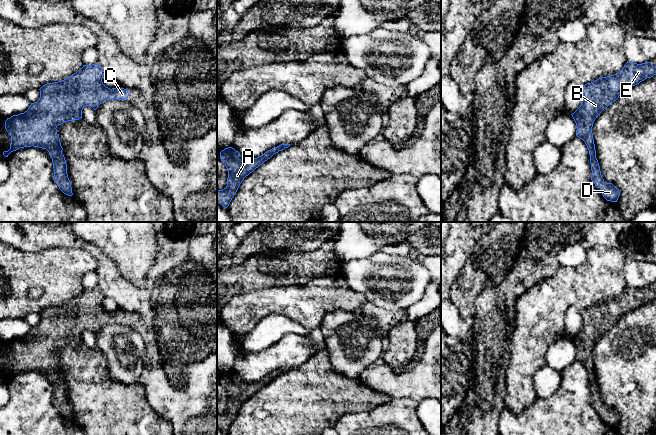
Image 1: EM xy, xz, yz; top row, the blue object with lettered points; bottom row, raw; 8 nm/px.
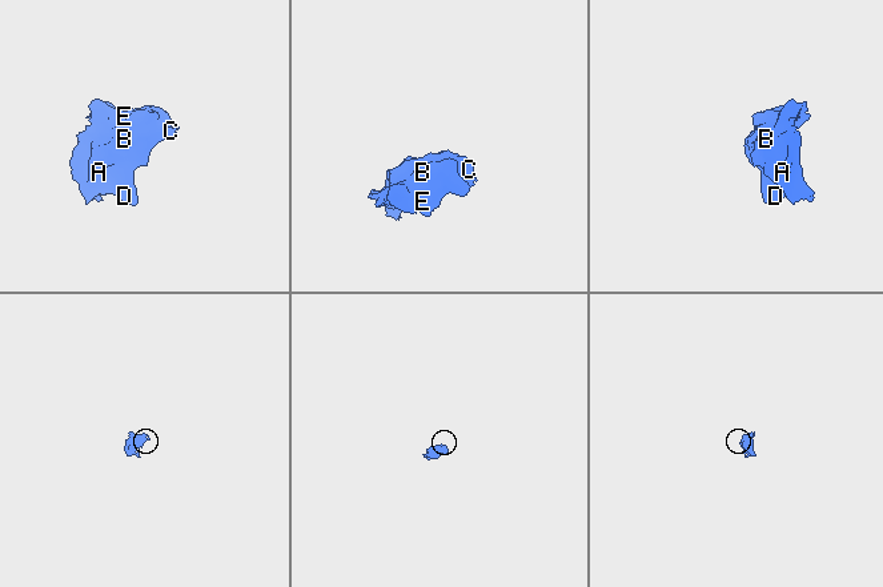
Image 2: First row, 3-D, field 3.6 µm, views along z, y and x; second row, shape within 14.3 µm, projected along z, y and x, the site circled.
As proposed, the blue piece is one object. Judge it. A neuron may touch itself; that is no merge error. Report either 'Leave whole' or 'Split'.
Leave whole

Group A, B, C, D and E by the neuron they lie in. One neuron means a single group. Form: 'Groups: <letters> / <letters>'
Groups: A B C D E

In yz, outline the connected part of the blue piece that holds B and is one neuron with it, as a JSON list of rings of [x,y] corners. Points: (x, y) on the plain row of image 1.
[[[627,286],[618,297],[599,302],[580,311],[583,325],[571,339],[577,350],[576,360],[585,366],[589,374],[591,404],[597,412],[603,414],[602,419],[607,425],[617,426],[620,415],[612,407],[606,407],[602,402],[596,382],[592,357],[593,347],[597,340],[616,325],[625,314],[654,299],[656,299],[656,291],[650,286],[642,288]]]

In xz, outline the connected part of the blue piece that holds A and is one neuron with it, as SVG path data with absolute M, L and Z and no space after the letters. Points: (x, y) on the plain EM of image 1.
M281 368L251 384L243 382L240 377L232 371L222 374L220 376L220 383L227 392L228 402L227 410L223 414L217 413L217 426L227 432L244 402L270 383L274 378L289 370L290 368Z

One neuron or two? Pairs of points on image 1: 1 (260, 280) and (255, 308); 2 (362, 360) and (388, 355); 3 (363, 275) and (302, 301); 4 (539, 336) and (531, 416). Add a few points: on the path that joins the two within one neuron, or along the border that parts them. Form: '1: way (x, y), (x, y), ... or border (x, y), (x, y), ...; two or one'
1: border (281, 285), (252, 289), (235, 296); two
2: border (383, 349), (380, 356); two
3: border (340, 274), (352, 289), (366, 296); two
4: border (537, 397), (519, 412), (512, 412), (509, 409); two

